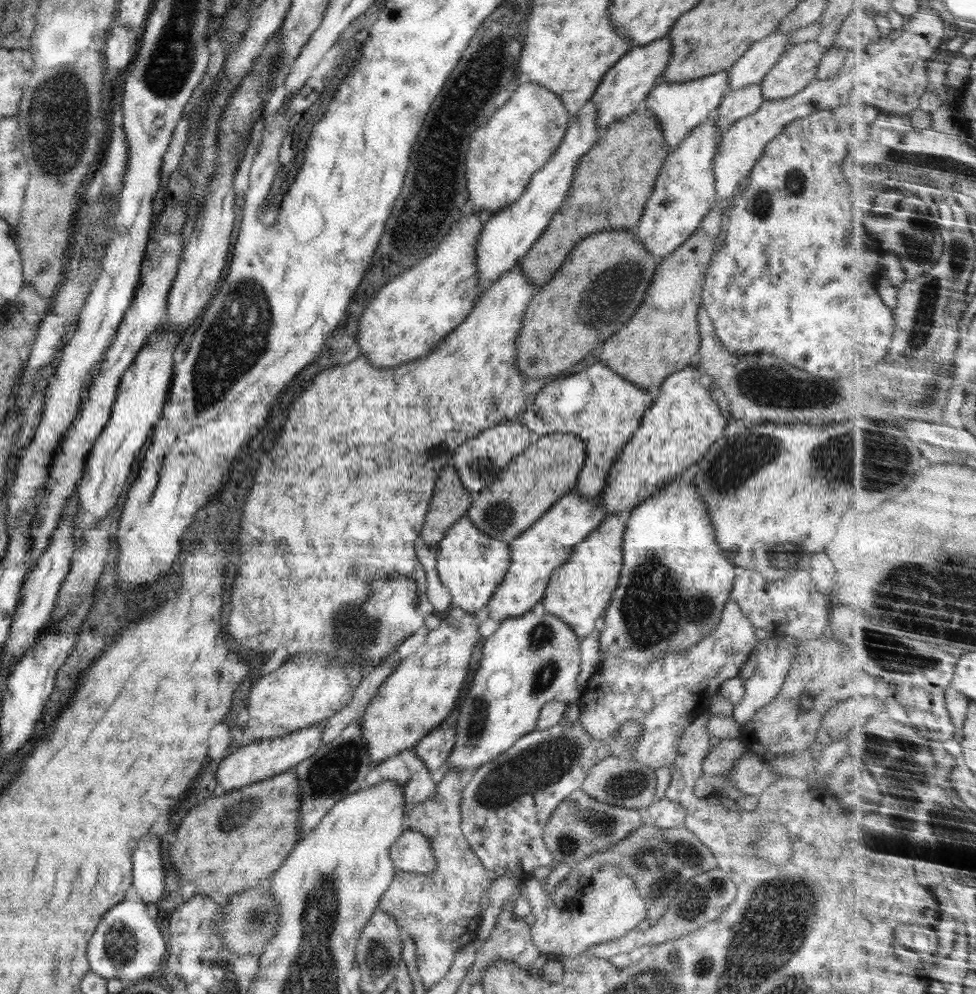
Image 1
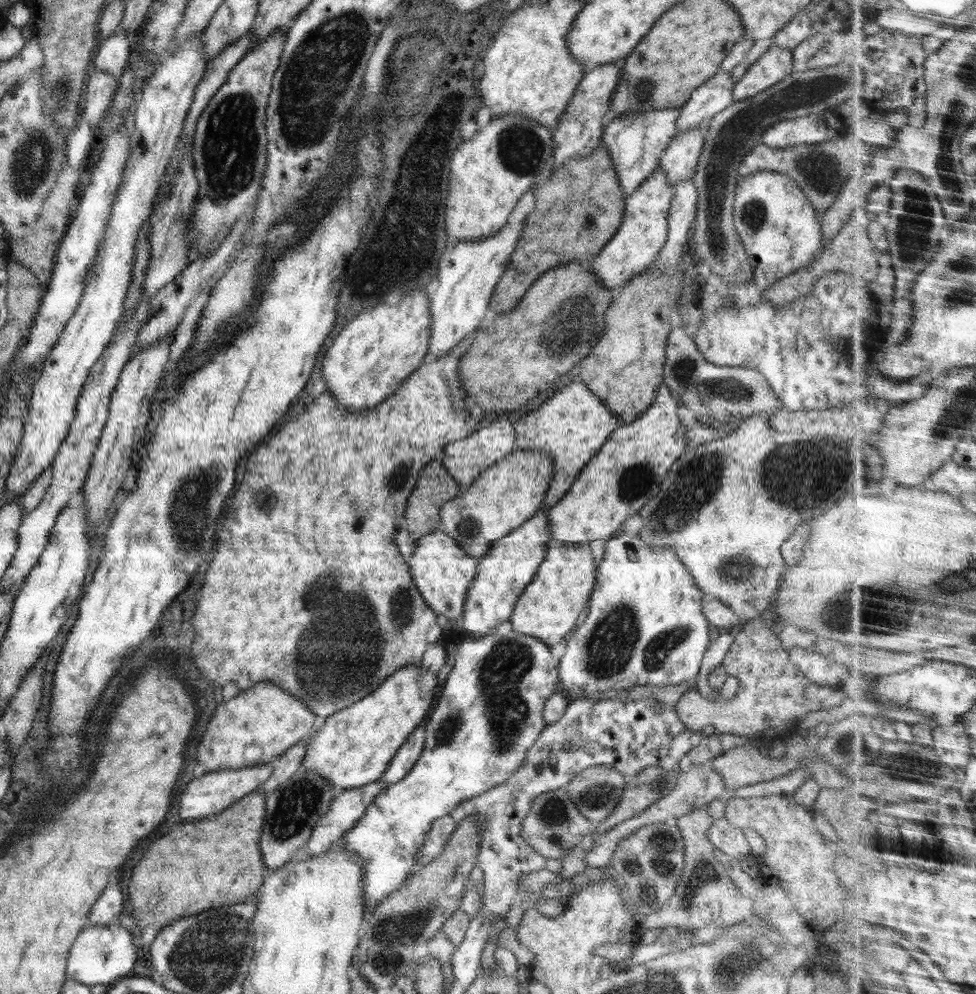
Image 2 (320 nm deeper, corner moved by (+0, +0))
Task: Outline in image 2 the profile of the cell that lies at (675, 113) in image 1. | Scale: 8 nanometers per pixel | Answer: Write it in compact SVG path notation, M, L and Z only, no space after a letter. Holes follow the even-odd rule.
M680 107L649 110L648 112L629 112L607 119L603 128L600 146L605 146L612 159L615 174L623 193L632 194L655 170L665 154L666 147L678 134L676 119Z

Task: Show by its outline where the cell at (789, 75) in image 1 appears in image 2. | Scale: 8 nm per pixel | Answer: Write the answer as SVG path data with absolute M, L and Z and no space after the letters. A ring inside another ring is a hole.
M776 44L770 45L764 54L752 62L742 78L739 78L734 85L732 91L734 100L741 101L750 98L778 84L783 78L786 78L786 75L794 71L792 62L791 50L780 48Z

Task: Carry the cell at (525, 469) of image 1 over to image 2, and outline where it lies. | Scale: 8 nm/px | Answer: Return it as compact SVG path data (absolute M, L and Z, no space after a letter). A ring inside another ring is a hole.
M515 448L501 461L483 470L463 494L447 500L441 506L439 510L440 524L437 530L445 532L450 538L453 538L466 554L481 558L494 541L516 530L523 522L532 518L538 510L543 509L542 501L544 500L545 492L550 487L554 469L553 458L549 454L541 450Z

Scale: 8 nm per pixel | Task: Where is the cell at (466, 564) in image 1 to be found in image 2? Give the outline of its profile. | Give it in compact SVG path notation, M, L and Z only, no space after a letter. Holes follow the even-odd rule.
M442 531L425 534L416 541L414 554L406 560L416 588L436 615L442 614L449 622L461 620L466 591L474 580L480 557L466 554L453 538Z

